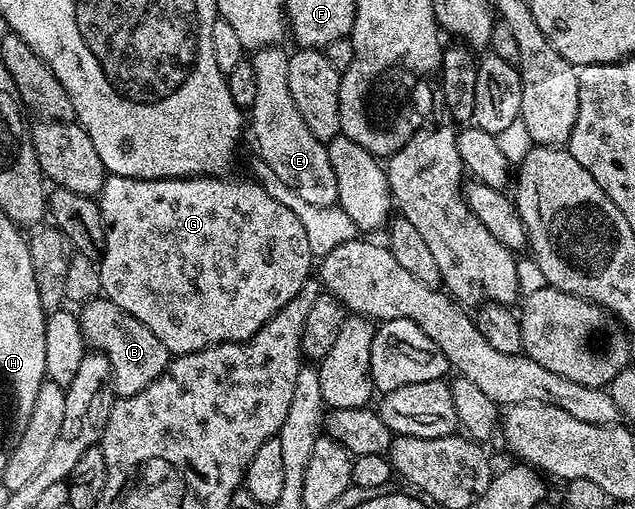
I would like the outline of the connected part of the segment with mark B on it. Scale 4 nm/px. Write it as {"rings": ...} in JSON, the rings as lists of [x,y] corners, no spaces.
{"rings":[[[101,295],[93,301],[83,302],[79,310],[81,333],[95,352],[104,353],[112,368],[112,385],[120,397],[129,397],[154,383],[168,367],[170,354],[148,327],[138,323],[134,315]]]}

